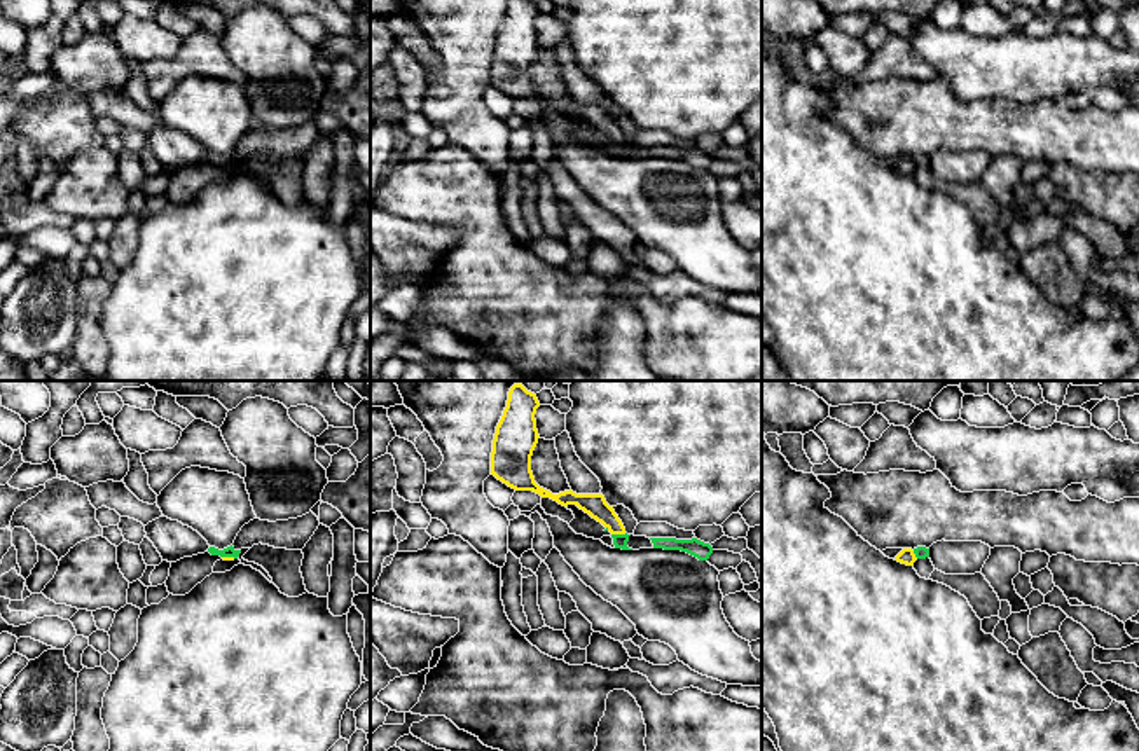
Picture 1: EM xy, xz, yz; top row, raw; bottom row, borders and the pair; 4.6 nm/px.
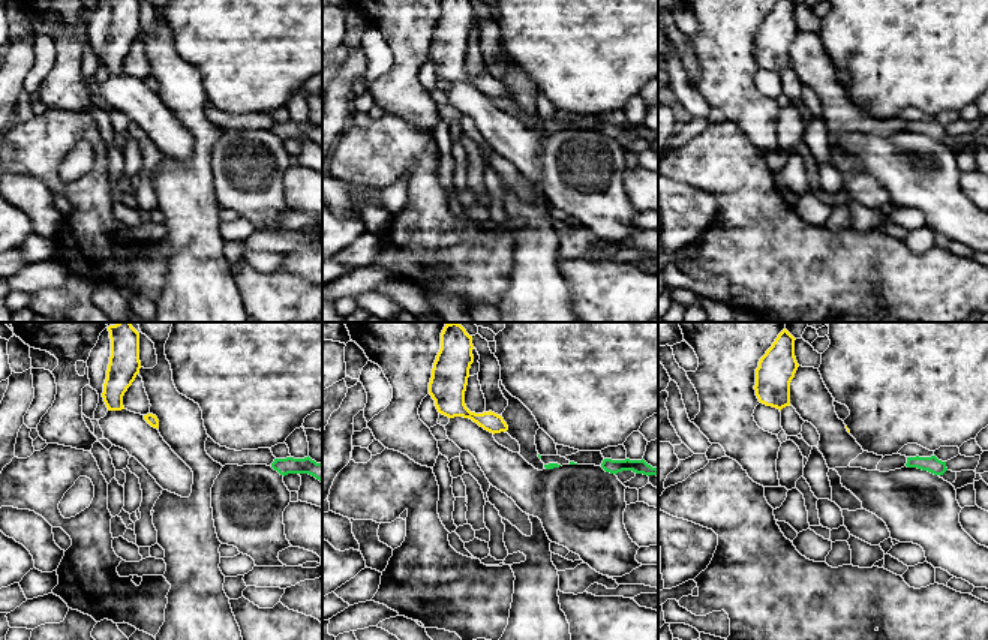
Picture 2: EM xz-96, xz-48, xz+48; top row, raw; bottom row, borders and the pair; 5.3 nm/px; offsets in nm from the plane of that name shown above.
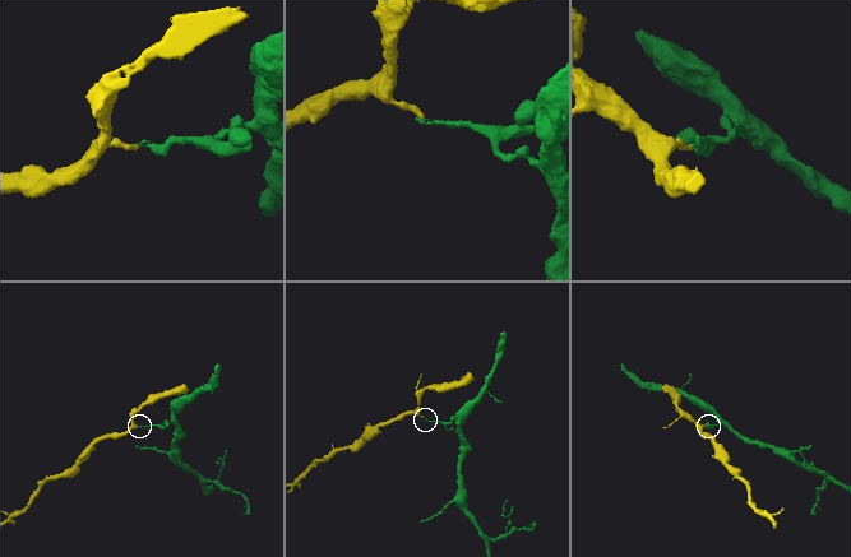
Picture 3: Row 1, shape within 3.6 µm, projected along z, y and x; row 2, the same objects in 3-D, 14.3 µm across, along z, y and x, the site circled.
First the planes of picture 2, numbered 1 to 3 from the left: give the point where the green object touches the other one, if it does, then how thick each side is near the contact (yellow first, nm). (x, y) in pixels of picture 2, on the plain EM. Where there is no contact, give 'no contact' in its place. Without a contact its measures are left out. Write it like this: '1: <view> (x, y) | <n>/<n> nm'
1: no contact
2: no contact
3: no contact

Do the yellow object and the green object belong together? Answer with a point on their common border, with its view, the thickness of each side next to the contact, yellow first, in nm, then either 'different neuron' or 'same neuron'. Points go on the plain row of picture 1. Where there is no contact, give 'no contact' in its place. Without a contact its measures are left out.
meets yellow in xz at (619, 142); 100 nm thick on the yellow side, 60 nm on the other; different neuron

